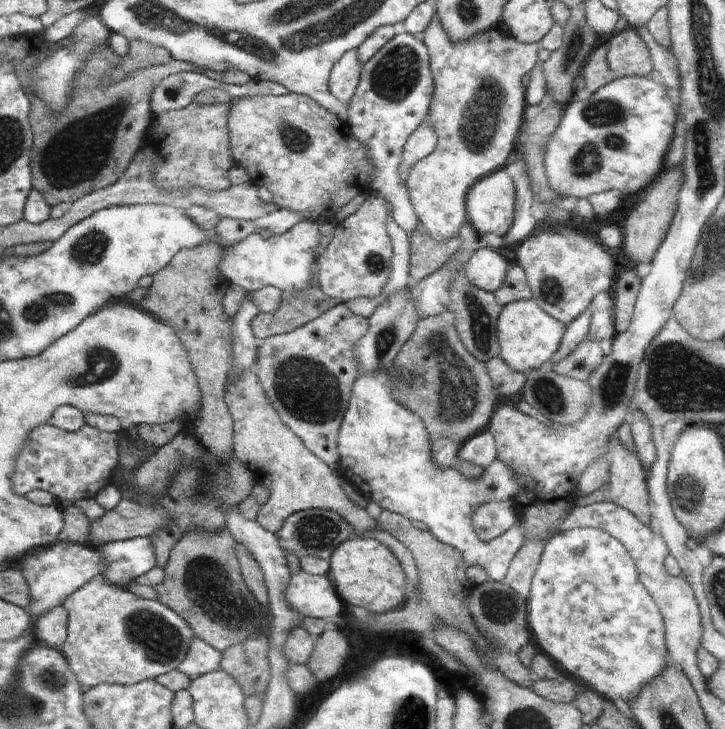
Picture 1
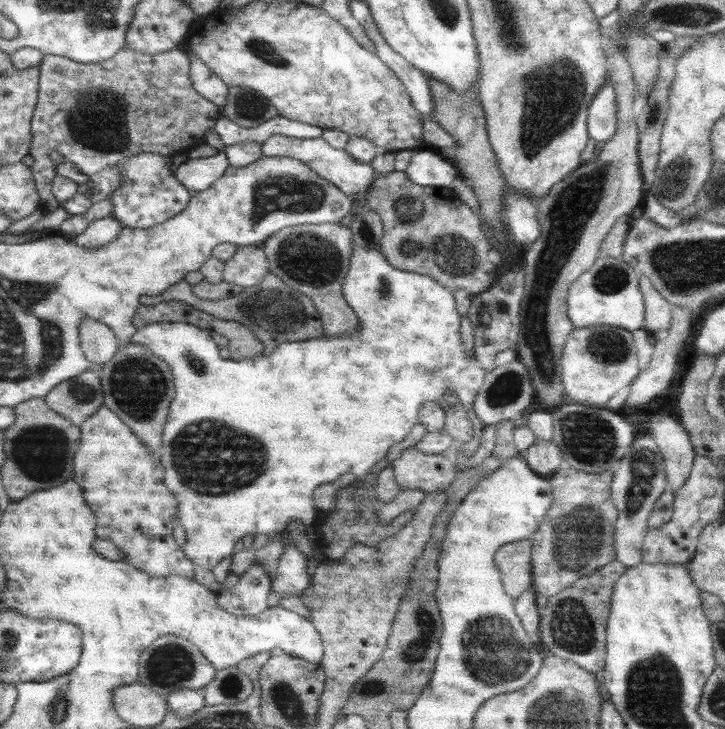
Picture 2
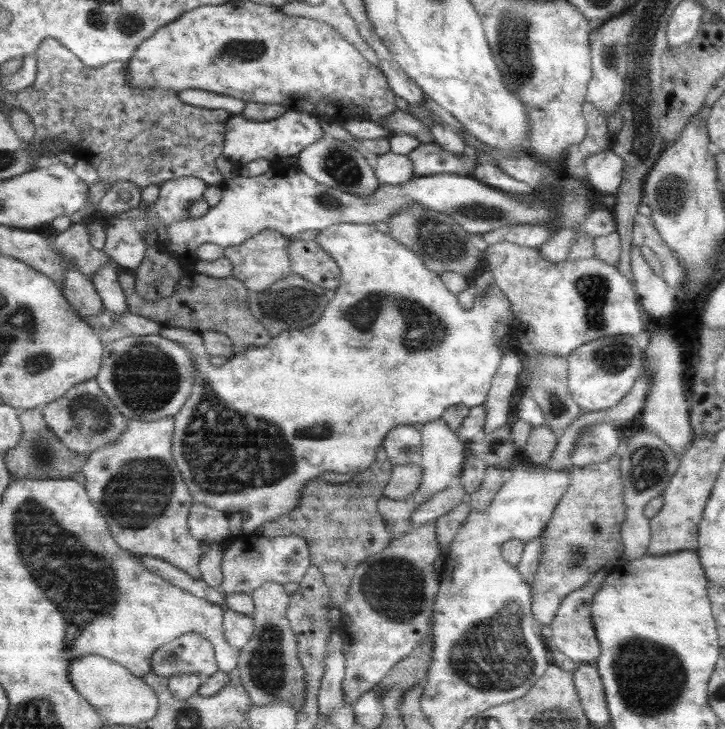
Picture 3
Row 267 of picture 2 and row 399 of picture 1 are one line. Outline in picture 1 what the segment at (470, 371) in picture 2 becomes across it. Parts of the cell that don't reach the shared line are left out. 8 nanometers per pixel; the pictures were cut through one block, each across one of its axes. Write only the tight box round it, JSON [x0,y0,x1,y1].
[337,366,525,583]

